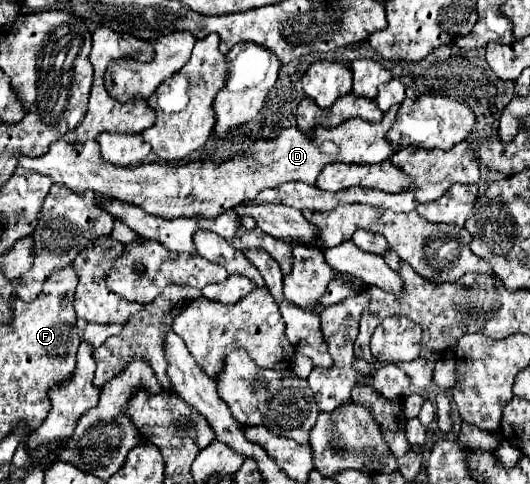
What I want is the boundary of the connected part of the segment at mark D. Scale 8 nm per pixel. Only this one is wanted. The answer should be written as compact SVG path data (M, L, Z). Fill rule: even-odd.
M393 105L379 123L363 121L359 117L343 121L335 127L315 127L311 135L303 133L299 127L283 129L275 139L259 139L245 153L233 155L229 161L189 161L189 163L149 163L137 167L115 167L101 159L99 143L87 141L83 145L71 145L63 139L54 141L49 151L39 159L21 157L21 167L33 169L47 175L53 183L65 185L75 193L95 191L95 195L107 199L119 199L133 203L147 211L149 215L175 219L175 217L215 217L235 205L249 203L257 197L261 189L279 187L289 181L301 181L310 185L321 173L327 163L342 161L351 164L376 164L389 159L395 149L387 141L387 131L391 129L397 105Z

